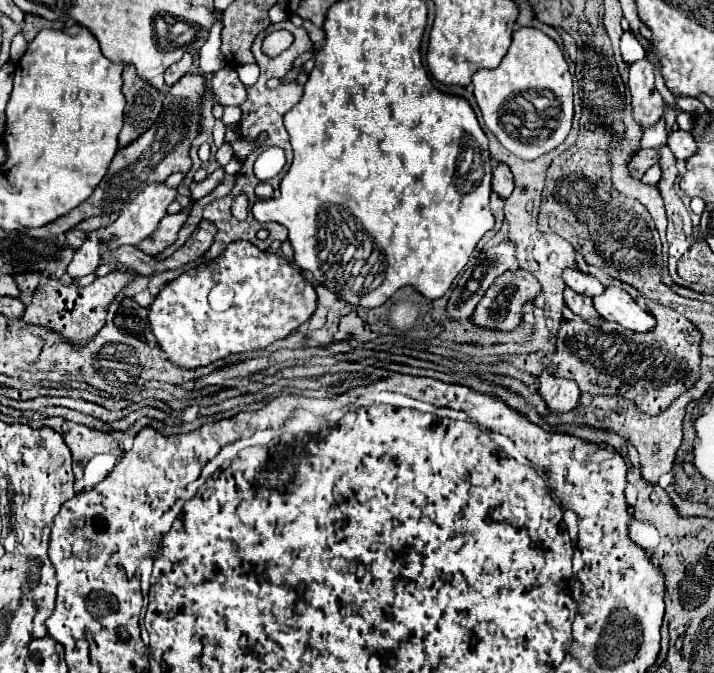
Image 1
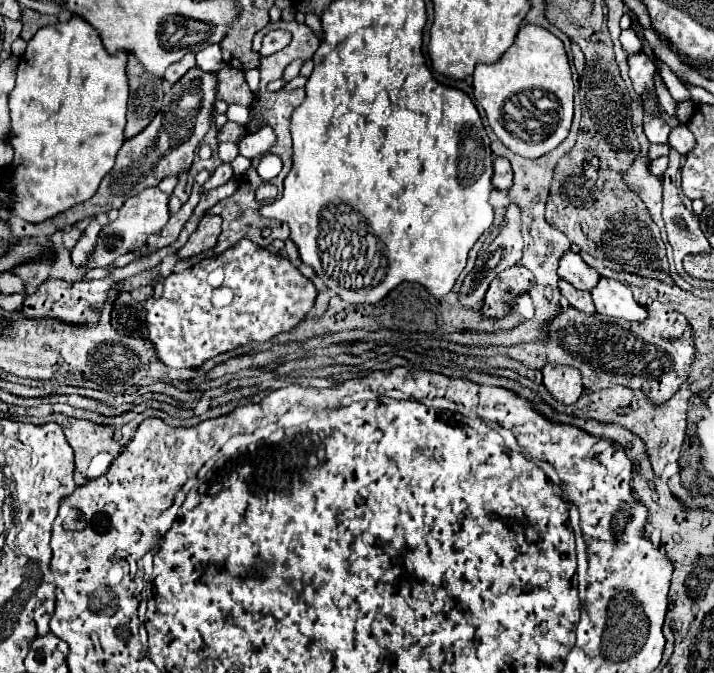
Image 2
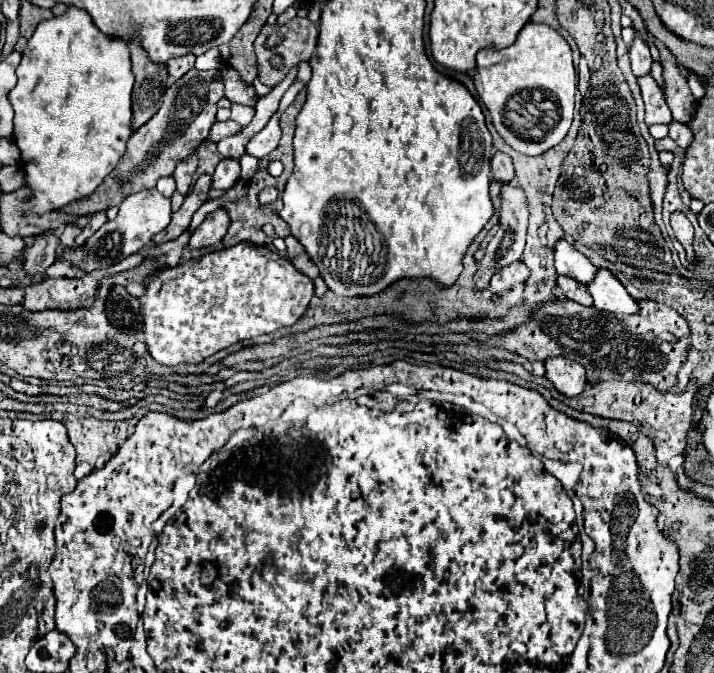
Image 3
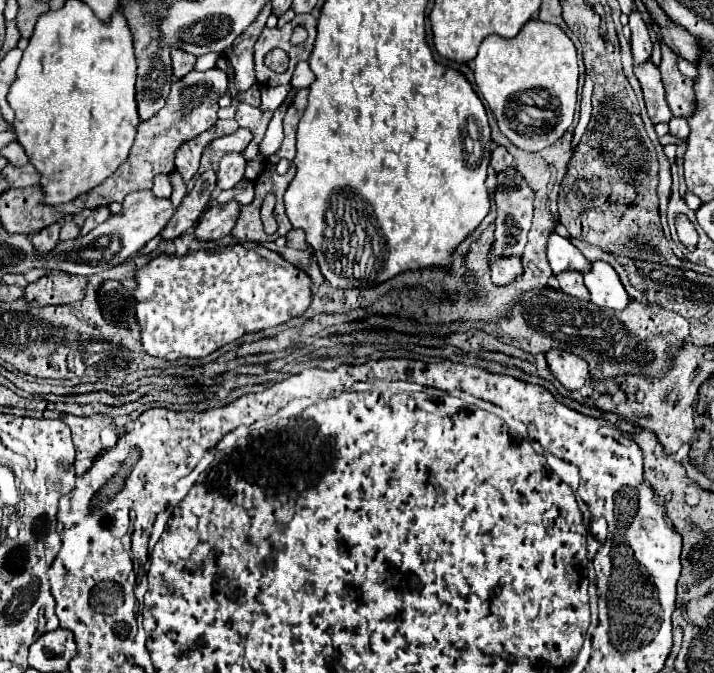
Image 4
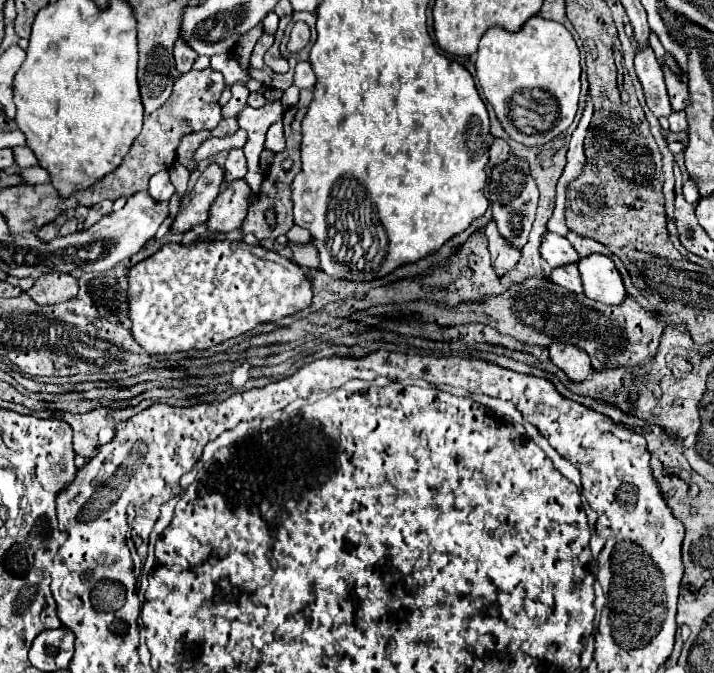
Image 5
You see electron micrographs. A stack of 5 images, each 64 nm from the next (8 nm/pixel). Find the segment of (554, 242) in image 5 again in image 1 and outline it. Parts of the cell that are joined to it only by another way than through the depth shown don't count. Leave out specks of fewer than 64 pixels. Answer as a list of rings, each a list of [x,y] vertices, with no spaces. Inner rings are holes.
[[[566,268],[564,270],[564,282],[568,288],[572,288],[574,292],[578,294],[584,294],[588,298],[594,298],[598,296],[600,292],[604,292],[604,286],[590,274],[582,274],[580,270],[572,270],[572,268]]]

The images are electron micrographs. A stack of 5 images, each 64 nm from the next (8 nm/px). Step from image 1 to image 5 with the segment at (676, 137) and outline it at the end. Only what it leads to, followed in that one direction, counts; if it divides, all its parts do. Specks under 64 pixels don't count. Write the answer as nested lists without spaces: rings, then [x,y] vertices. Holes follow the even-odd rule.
[[[672,112],[668,116],[668,120],[670,120],[670,132],[686,132],[688,130],[688,122],[686,122],[684,112]]]

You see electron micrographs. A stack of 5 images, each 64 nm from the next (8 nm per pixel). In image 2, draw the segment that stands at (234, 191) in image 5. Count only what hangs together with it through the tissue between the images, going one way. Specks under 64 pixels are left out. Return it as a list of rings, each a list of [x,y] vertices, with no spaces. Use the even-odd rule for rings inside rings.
[[[204,216],[196,228],[196,232],[188,238],[188,242],[178,250],[178,258],[190,258],[200,252],[210,250],[216,244],[216,238],[220,234],[220,216]]]

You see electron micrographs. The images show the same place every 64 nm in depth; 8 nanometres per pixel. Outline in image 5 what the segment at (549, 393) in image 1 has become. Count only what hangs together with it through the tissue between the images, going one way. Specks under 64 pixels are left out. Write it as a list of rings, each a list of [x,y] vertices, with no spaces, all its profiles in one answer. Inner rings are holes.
[[[552,344],[550,360],[572,382],[584,382],[588,378],[588,374],[592,372],[590,356],[580,348],[572,348],[570,344]]]

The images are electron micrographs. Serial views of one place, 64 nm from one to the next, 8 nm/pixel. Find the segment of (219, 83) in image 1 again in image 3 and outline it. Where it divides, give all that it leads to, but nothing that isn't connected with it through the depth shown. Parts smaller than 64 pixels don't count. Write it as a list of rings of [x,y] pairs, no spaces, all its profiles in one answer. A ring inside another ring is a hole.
[[[226,66],[222,70],[222,78],[224,78],[224,96],[230,102],[244,104],[244,106],[256,106],[258,96],[254,92],[254,88],[250,84],[244,84],[244,80],[240,80],[240,76],[234,68]]]

